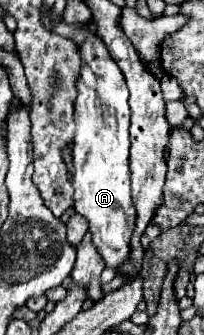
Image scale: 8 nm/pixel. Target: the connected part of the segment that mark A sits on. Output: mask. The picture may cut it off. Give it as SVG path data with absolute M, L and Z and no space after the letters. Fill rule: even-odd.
M97 36L85 38L77 46L83 66L77 80L75 98L75 138L73 138L73 188L75 210L87 218L93 244L111 268L119 268L129 256L129 238L135 228L135 208L131 202L129 172L129 104L127 86L119 66L109 56L107 46Z

